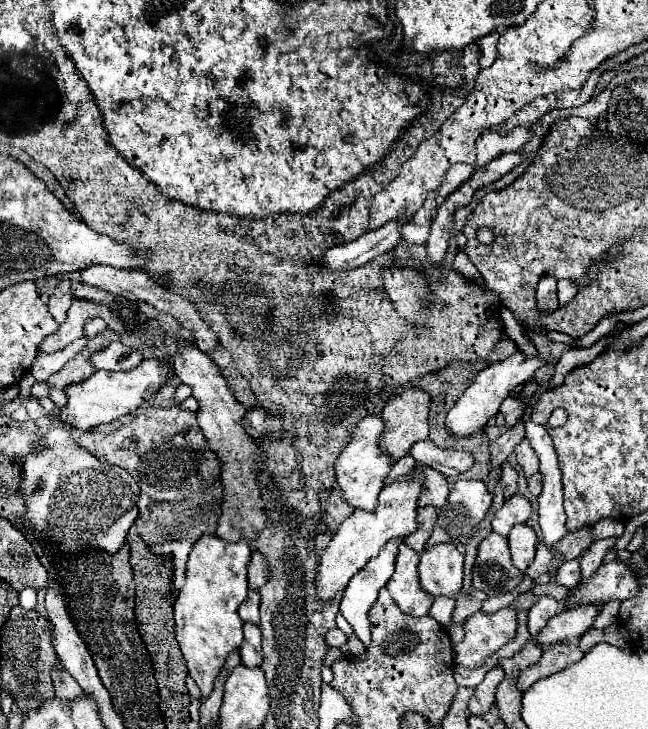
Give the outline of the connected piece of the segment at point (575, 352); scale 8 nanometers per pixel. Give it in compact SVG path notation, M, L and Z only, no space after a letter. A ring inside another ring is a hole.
M610 336L610 338L602 338L600 342L596 342L596 344L588 346L588 348L572 348L572 350L564 352L562 358L560 358L560 362L558 362L558 366L556 366L556 372L554 372L554 376L552 376L550 388L560 386L560 384L564 382L564 376L566 376L570 370L574 370L576 366L586 366L586 364L590 364L596 356L602 354L602 350L604 350L610 342L612 342L612 336Z

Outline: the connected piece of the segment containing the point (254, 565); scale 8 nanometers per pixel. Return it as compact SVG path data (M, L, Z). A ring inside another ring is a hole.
M252 552L252 562L248 566L248 586L250 590L260 590L266 580L270 578L270 568L266 564L266 558L260 552Z

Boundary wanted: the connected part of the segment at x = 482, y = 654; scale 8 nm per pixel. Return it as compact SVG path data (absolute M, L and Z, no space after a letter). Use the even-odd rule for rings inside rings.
M506 606L494 614L486 614L480 610L480 612L468 616L464 620L462 628L464 628L464 640L452 646L454 660L456 660L456 664L466 666L466 668L480 668L488 656L498 652L502 646L506 646L516 636L516 608Z

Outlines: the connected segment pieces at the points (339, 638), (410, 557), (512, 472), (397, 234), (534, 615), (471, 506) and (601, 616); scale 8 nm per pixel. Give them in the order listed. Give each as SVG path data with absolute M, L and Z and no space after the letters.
M334 628L334 630L330 630L328 634L326 634L326 644L330 644L330 646L344 646L346 644L346 634L342 632L342 630L338 630L338 628Z
M400 544L400 552L396 556L396 570L386 584L396 606L410 616L426 616L434 602L434 598L426 596L422 592L422 586L418 584L418 560L420 556L412 548Z
M502 464L502 484L504 484L504 496L510 498L516 494L516 480L518 480L518 472L516 468L512 468L510 464Z
M390 220L382 228L362 234L354 242L334 246L324 254L322 264L326 264L330 270L348 270L362 266L374 256L398 246L398 242L402 240L402 226L404 224L400 220Z
M540 598L528 612L528 632L536 640L538 632L546 626L546 622L560 610L560 602L554 598Z
M458 480L452 484L446 504L438 510L438 524L454 536L468 534L488 512L492 494L484 482Z
M612 600L612 602L606 602L602 606L602 610L598 612L598 618L594 622L594 628L608 628L610 624L614 624L618 620L618 608L620 608L620 602Z

